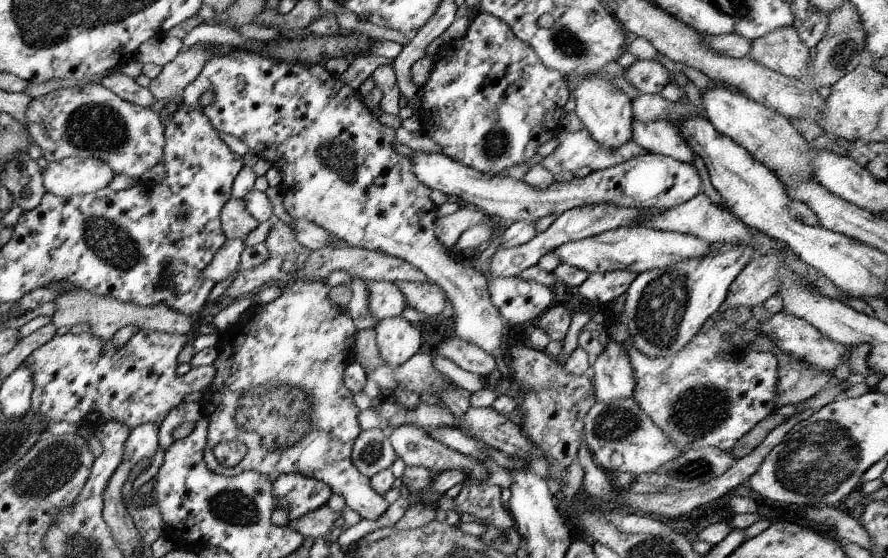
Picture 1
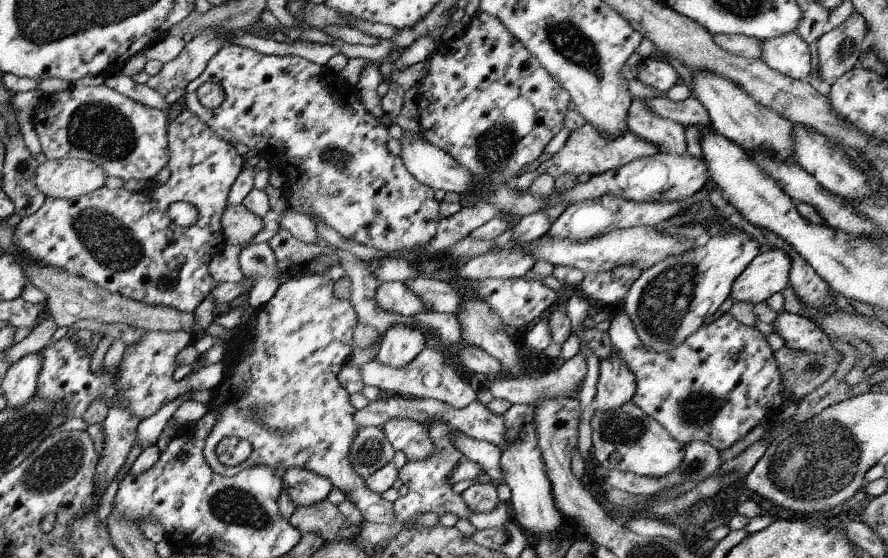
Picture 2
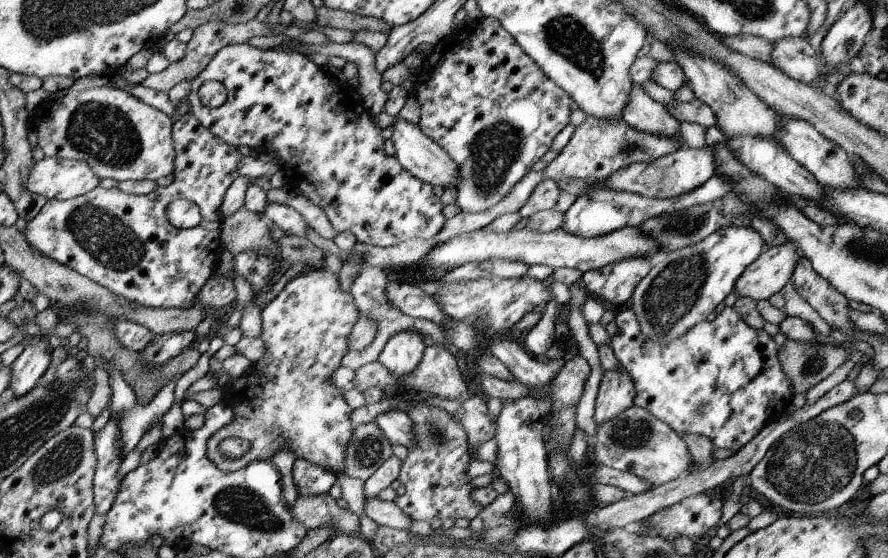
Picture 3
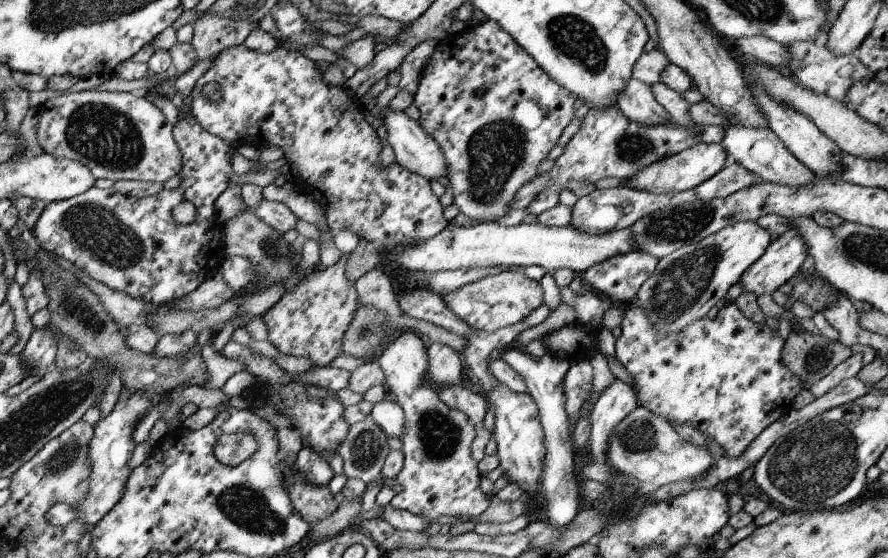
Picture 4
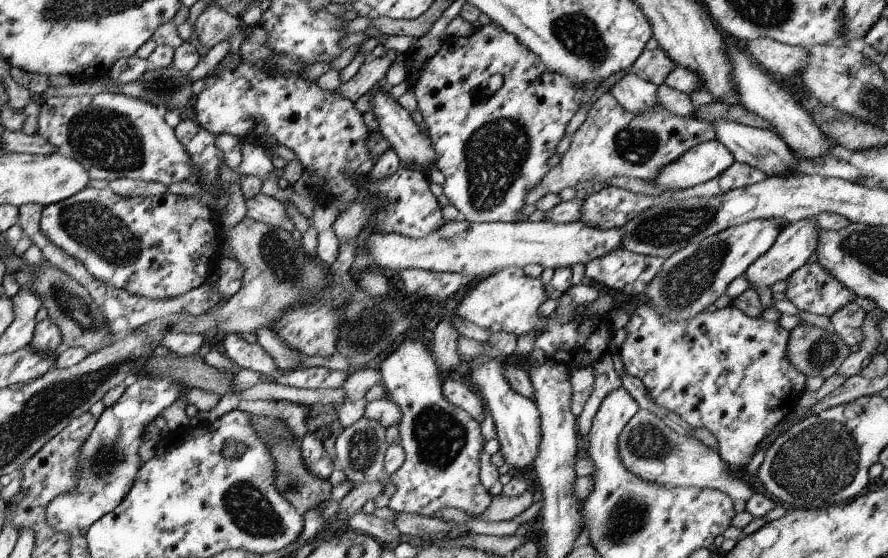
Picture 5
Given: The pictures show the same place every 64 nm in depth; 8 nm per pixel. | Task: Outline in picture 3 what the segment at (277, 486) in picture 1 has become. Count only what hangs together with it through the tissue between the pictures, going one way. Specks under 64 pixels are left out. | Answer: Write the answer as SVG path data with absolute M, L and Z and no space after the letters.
M295 460L291 474L295 480L297 494L301 496L327 494L333 482L337 480L335 472L329 472L327 468L319 468L319 464L311 464L307 460Z

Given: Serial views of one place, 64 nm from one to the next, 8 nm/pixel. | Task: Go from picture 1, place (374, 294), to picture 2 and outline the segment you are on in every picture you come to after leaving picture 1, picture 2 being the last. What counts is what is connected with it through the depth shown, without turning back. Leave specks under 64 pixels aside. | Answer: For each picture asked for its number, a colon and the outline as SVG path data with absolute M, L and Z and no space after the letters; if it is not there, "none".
2: M383 282L375 292L375 300L379 308L395 312L397 316L415 318L417 314L433 314L425 308L423 300L415 296L403 282Z

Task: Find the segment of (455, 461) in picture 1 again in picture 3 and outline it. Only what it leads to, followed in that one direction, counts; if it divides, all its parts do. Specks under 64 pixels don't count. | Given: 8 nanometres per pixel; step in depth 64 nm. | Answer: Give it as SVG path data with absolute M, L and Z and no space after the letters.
M387 410L375 418L375 424L381 428L385 438L391 444L403 444L405 448L413 442L413 422L411 418L401 410Z

